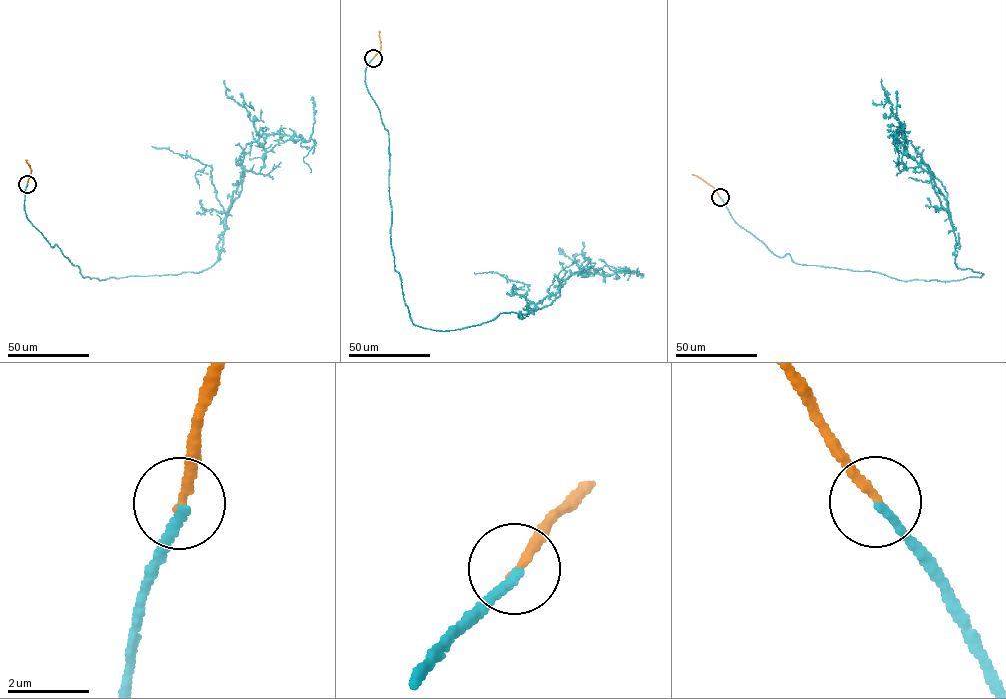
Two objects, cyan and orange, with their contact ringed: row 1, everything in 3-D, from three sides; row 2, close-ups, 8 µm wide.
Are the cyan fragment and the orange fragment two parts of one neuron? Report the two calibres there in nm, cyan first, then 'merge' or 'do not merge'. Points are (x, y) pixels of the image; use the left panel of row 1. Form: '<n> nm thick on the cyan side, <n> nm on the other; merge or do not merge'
220 nm thick on the cyan side, 200 nm on the other; merge

